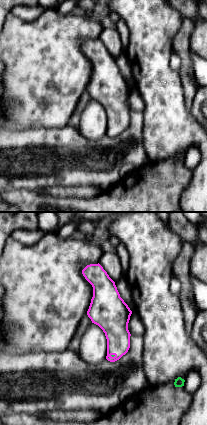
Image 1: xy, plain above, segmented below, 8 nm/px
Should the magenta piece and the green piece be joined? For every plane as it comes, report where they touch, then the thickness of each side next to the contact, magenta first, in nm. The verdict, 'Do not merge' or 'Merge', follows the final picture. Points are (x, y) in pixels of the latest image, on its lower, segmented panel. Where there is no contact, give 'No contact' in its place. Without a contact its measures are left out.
Touches magenta at (113, 354). Thickness 220 nm (magenta) against 20 nm

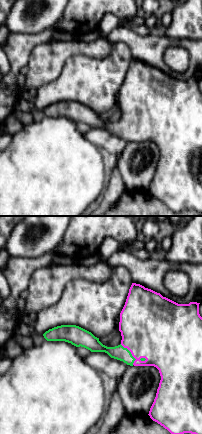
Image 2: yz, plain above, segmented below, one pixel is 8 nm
Touches magenta at (131, 353). Thickness 480 nm (magenta) against 110 nm

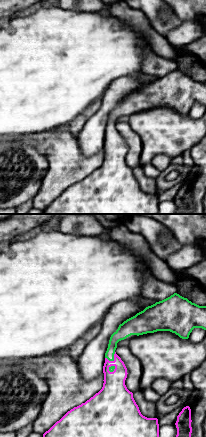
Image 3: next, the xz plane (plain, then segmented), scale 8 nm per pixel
Touches magenta at (112, 361). Thickness 220 nm (magenta) against 100 nm

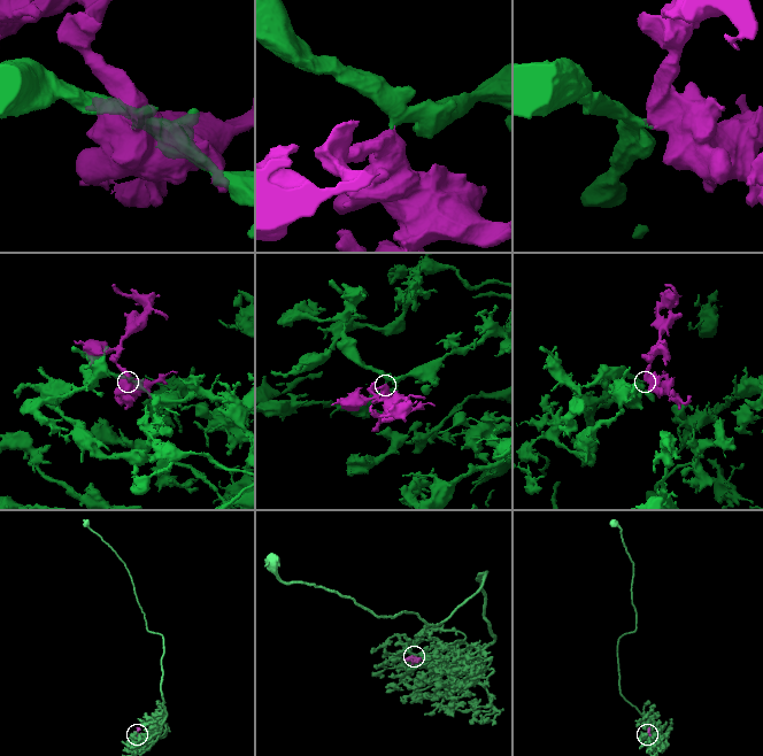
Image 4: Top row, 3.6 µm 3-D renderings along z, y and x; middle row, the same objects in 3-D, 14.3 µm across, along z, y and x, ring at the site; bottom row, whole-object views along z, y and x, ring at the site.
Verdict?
Merge

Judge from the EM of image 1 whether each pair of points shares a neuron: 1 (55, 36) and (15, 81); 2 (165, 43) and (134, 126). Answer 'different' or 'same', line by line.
1: same
2: different

